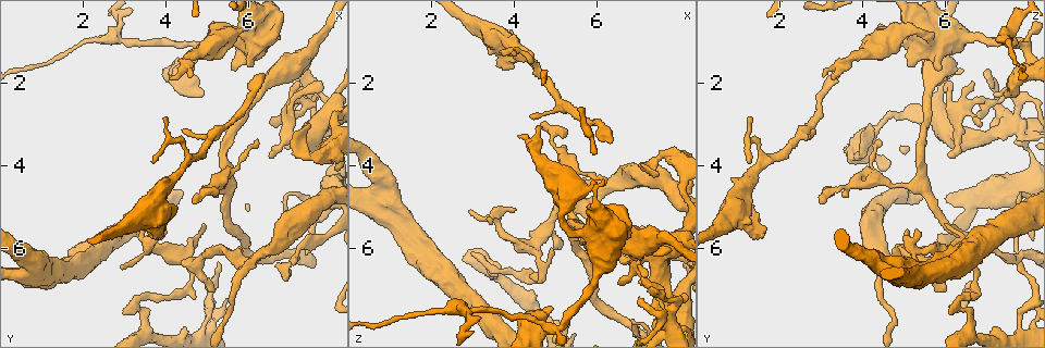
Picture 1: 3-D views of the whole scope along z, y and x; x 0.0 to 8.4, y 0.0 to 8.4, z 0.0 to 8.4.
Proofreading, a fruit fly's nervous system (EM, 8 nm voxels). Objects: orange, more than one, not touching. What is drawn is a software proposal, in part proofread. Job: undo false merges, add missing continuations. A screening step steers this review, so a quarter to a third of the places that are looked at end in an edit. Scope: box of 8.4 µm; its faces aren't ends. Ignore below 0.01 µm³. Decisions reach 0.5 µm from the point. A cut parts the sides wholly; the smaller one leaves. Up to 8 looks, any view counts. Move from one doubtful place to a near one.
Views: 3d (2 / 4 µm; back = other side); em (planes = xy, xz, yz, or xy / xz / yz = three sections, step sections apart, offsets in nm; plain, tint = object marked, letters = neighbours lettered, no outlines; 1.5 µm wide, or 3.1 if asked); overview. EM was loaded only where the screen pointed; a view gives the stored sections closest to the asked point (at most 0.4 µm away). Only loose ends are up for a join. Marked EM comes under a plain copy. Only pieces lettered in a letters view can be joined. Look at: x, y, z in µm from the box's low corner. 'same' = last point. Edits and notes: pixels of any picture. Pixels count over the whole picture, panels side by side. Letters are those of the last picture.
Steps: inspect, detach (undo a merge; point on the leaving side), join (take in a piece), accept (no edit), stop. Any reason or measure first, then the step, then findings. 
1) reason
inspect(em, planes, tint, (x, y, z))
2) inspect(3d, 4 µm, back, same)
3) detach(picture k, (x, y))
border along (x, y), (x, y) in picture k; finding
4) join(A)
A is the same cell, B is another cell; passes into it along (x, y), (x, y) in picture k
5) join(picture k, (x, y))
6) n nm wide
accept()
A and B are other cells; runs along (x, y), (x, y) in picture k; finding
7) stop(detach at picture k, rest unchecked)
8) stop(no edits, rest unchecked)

free end
inspect(em, planes, tint, (5.30, 6.40, 7.75))

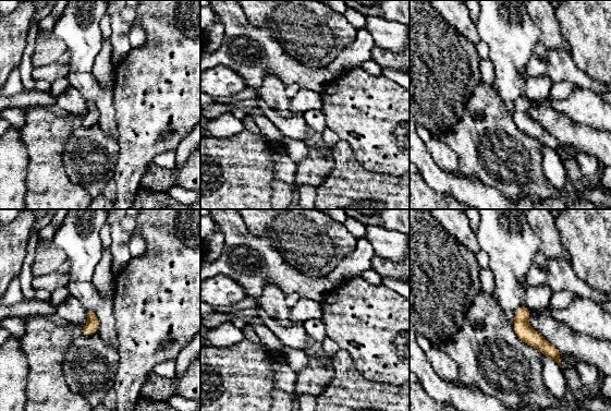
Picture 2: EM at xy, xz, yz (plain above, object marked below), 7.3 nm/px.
see the neighbours
inspect(em, planes, letters, same)

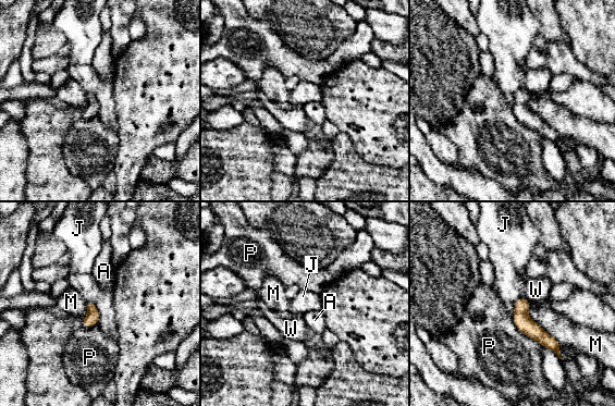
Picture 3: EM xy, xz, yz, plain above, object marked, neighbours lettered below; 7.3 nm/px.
accept()
A, J, M, P and W are other cells; runs along (519, 303), (520, 317), (556, 349) in picture 3; none of them fits

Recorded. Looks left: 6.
abrupt turn
inspect(3d, 4 µm, (2.80, 0.95, 7.55))

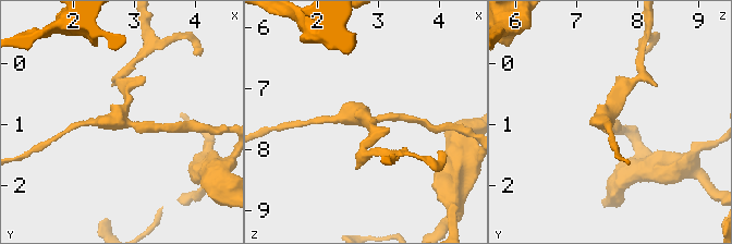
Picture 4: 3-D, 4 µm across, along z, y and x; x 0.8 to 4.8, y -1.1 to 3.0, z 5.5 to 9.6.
3 arms; now the EM
inspect(em, planes, letters, (2.80, 0.95, 7.55))

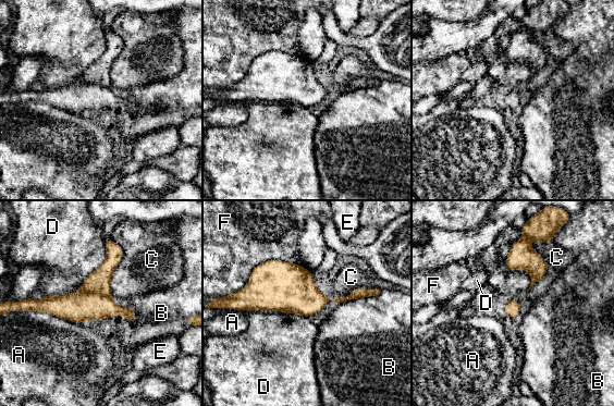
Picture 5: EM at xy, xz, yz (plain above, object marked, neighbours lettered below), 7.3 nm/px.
120 nm wide
detach(picture 5, (98, 282))
A, B, C, D, E and F are other cells; a second cell is stuck on

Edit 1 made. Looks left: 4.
inspect(3d, 2 µm, (4.45, 4.05, 1.55))

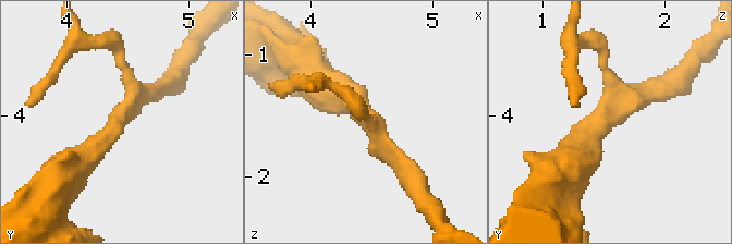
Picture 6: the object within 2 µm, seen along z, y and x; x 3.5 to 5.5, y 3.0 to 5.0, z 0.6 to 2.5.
now the EM
inspect(em, xz, step 4, letters, (4.46, 4.02, 1.52))

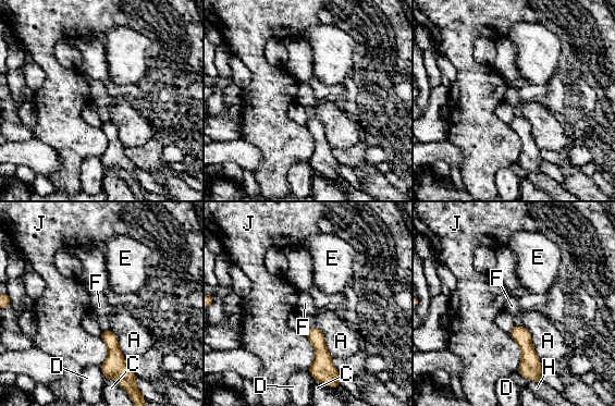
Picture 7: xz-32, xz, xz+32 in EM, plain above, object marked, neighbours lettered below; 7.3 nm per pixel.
110 nm wide
accept()
A, C, D, E, F, H and J are other cells; continuous, no second cell

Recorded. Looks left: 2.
stop(detach at picture 5, rest unchecked)

